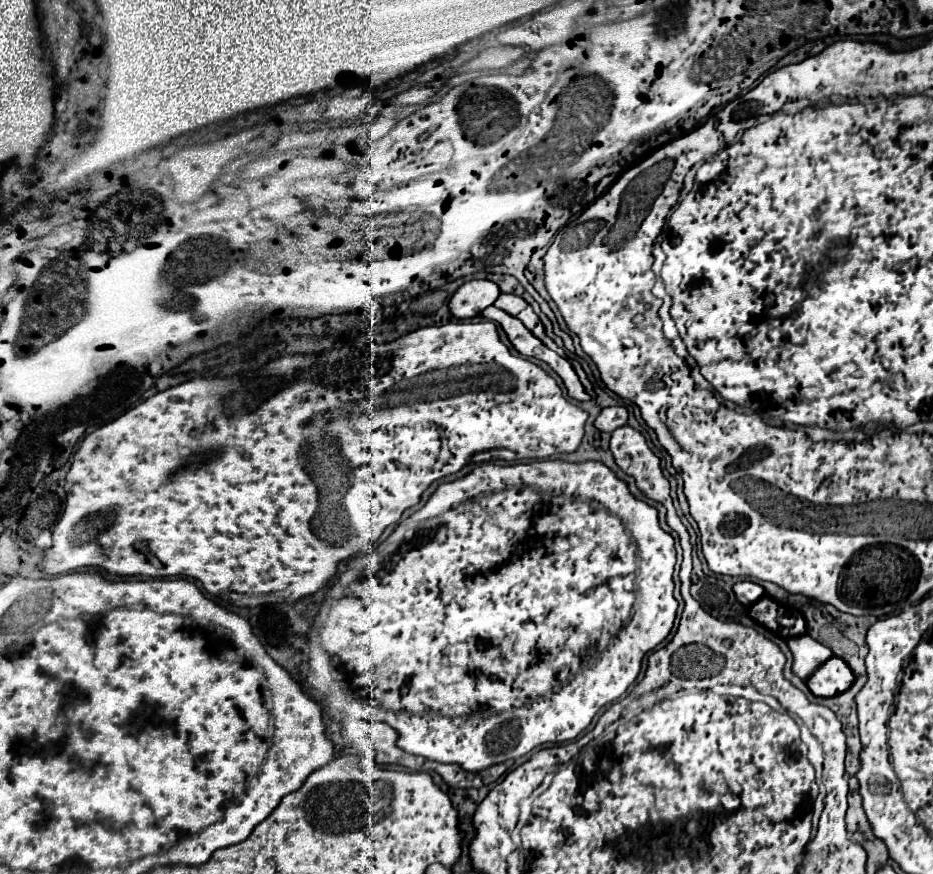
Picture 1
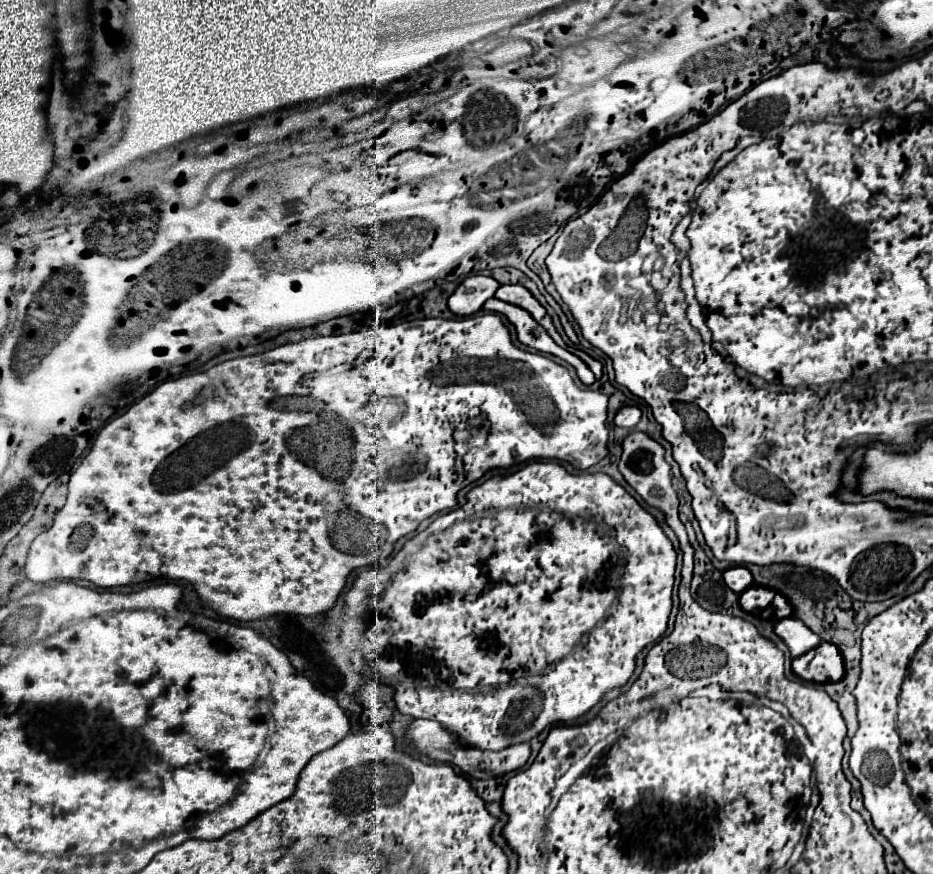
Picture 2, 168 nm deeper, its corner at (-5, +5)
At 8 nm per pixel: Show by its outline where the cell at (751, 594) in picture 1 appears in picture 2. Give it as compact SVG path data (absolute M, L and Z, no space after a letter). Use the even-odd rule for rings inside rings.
M730 567L726 571L722 571L722 577L724 577L724 583L734 591L734 593L742 593L744 589L748 589L752 585L752 575L746 567Z

